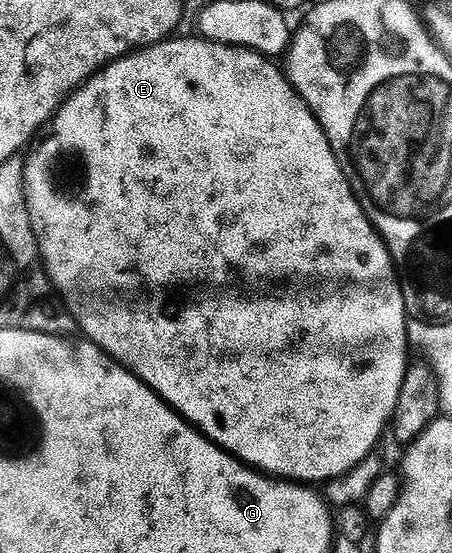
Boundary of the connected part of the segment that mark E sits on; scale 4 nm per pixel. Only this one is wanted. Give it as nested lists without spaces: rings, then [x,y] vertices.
[[[172,36],[165,42],[158,42],[152,46],[144,46],[141,50],[134,50],[124,58],[111,62],[104,70],[91,77],[84,86],[80,86],[66,102],[60,106],[55,117],[46,127],[45,133],[30,147],[29,153],[23,162],[23,195],[27,201],[27,211],[35,239],[39,245],[39,256],[43,259],[43,267],[51,278],[55,293],[59,295],[67,311],[75,318],[75,325],[81,331],[82,337],[94,346],[101,347],[107,355],[119,363],[120,366],[141,379],[162,402],[166,402],[172,410],[176,410],[190,426],[194,426],[199,433],[217,444],[227,454],[239,459],[244,466],[258,470],[260,474],[278,478],[284,482],[298,482],[300,484],[326,484],[340,478],[343,474],[357,468],[367,457],[376,453],[375,445],[383,433],[388,433],[394,410],[397,408],[398,396],[401,394],[402,382],[405,380],[409,367],[407,350],[407,324],[409,315],[403,289],[399,283],[399,276],[395,269],[387,245],[376,230],[374,224],[367,219],[367,214],[359,202],[359,197],[353,192],[349,180],[339,166],[337,156],[315,119],[315,113],[307,107],[307,101],[296,92],[295,87],[287,79],[286,73],[274,66],[272,59],[265,54],[258,54],[255,50],[246,50],[244,46],[230,46],[220,42],[211,42],[207,38],[192,36],[179,38]]]

